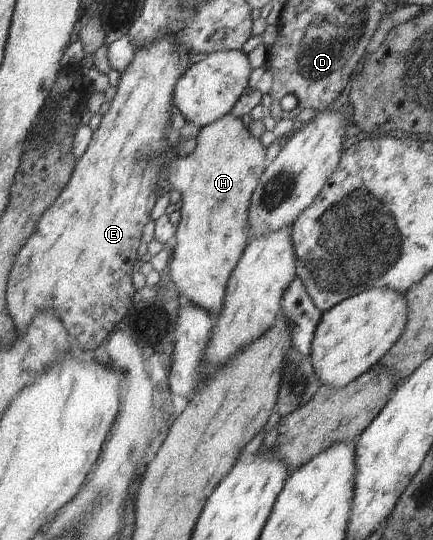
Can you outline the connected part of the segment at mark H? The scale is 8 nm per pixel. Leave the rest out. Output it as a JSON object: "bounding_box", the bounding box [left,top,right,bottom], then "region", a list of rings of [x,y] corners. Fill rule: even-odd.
{"bounding_box":[166,113,267,317],"region":[[[229,113],[200,128],[193,152],[186,157],[174,157],[166,172],[171,190],[177,190],[182,196],[181,219],[176,228],[177,244],[168,259],[169,274],[180,296],[203,307],[211,317],[221,310],[228,278],[252,235],[248,225],[248,206],[267,165],[266,148],[260,138],[251,135],[241,118]]]}

